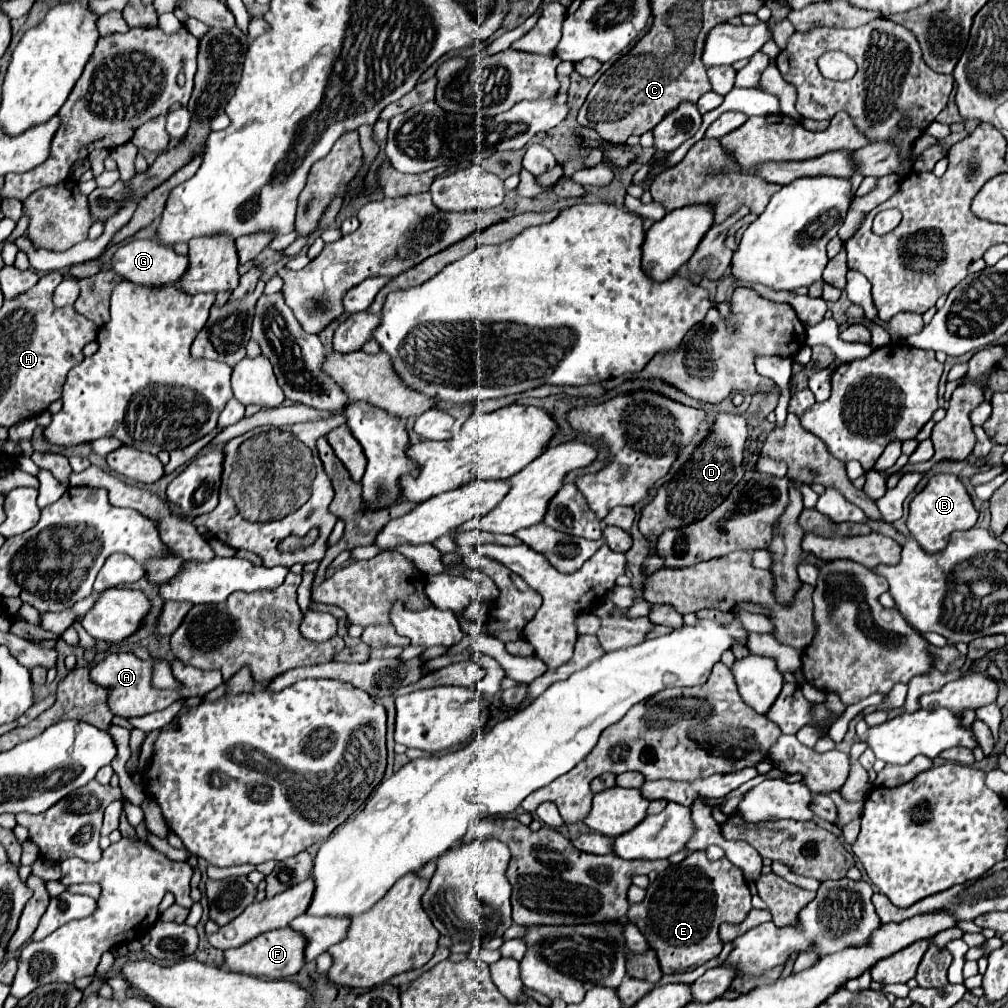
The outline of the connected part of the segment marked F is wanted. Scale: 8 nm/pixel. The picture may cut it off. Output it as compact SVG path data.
M282 927L282 929L272 929L268 933L262 933L260 937L254 937L252 941L234 947L234 949L226 949L224 957L226 957L226 967L238 973L248 973L254 977L266 977L266 979L284 979L290 977L294 973L298 973L304 965L304 945L308 941L304 941L302 933L292 931L290 927Z

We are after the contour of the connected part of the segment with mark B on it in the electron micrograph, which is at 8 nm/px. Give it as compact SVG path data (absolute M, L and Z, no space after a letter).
M934 475L928 485L910 501L910 515L908 515L908 529L910 535L928 551L936 553L948 545L952 531L966 531L974 527L978 519L978 511L972 505L972 499L964 487L964 483L956 475Z

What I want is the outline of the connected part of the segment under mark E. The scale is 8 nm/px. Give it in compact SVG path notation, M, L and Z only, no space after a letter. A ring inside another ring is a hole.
M704 851L690 853L682 863L670 865L654 883L646 899L628 909L628 919L638 925L650 947L654 947L662 973L684 973L714 959L722 951L718 937L720 923L742 923L750 913L750 891L742 869L728 859L708 861Z

